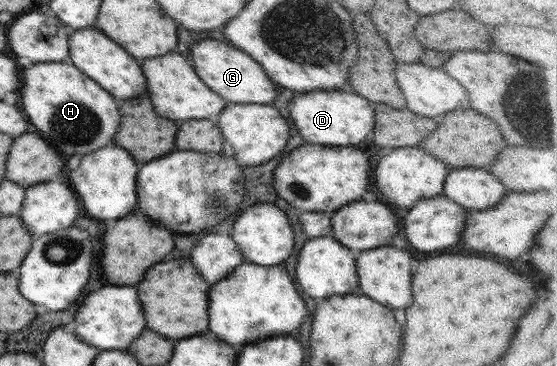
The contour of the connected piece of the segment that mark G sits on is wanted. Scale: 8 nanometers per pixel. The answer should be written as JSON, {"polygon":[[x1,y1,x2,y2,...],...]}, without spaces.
{"polygon":[[200,40,194,42,188,50,188,60,192,64,194,74,204,82,204,84,215,92,226,103,258,103,272,104,276,96,276,90,272,81,266,73,259,67,259,64,246,56,244,52,238,52,235,46,228,41,218,42,218,40]]}

